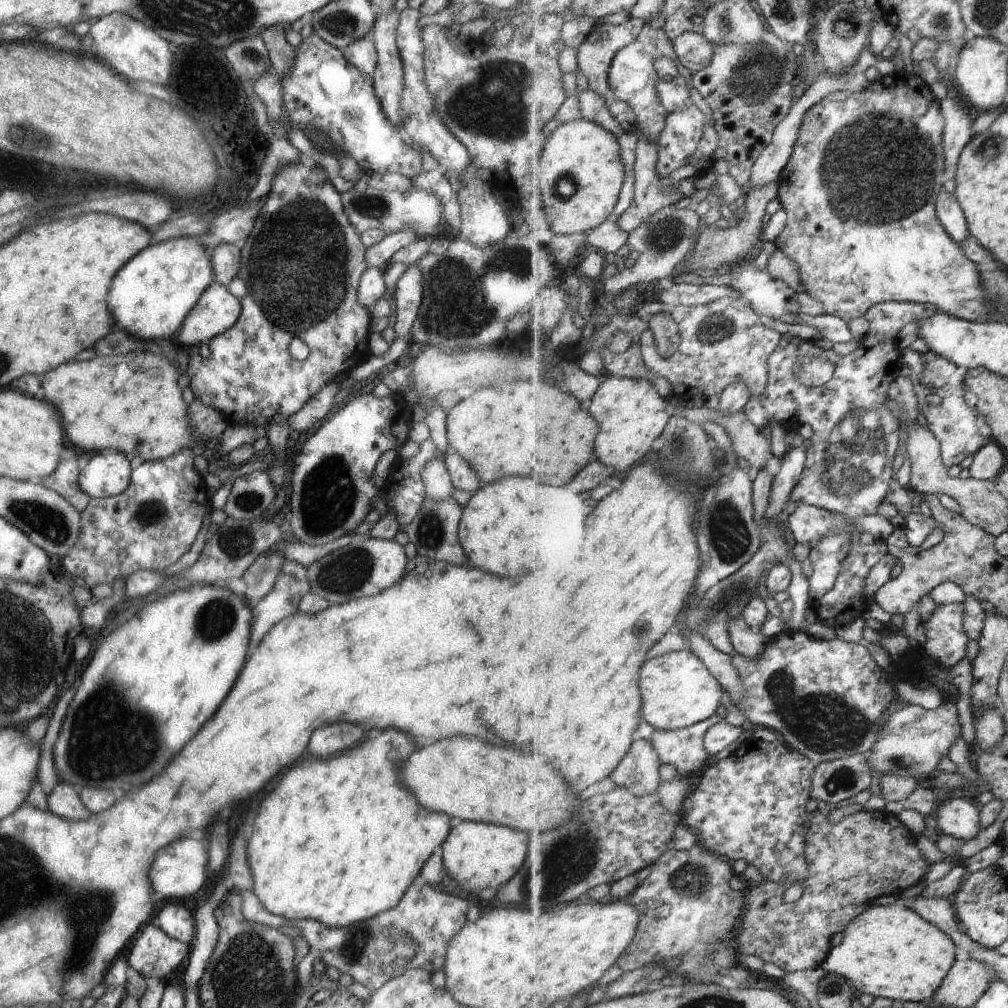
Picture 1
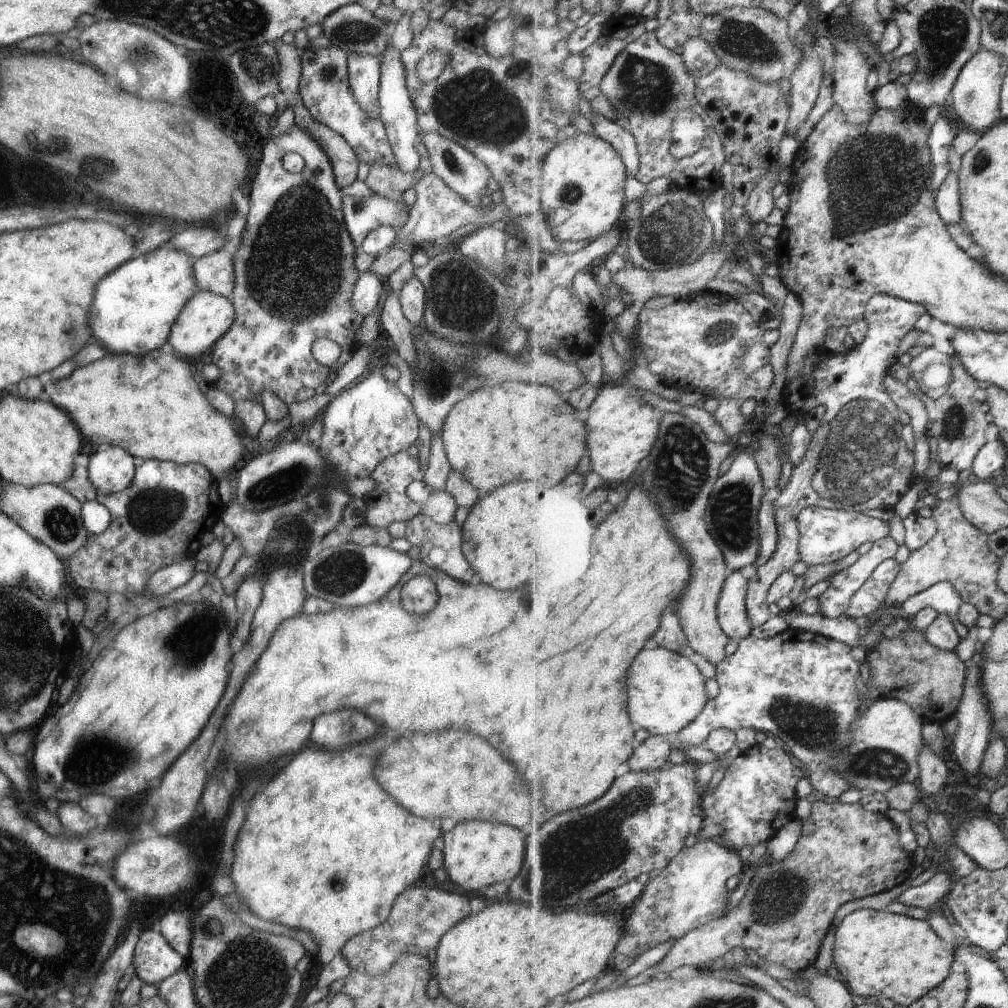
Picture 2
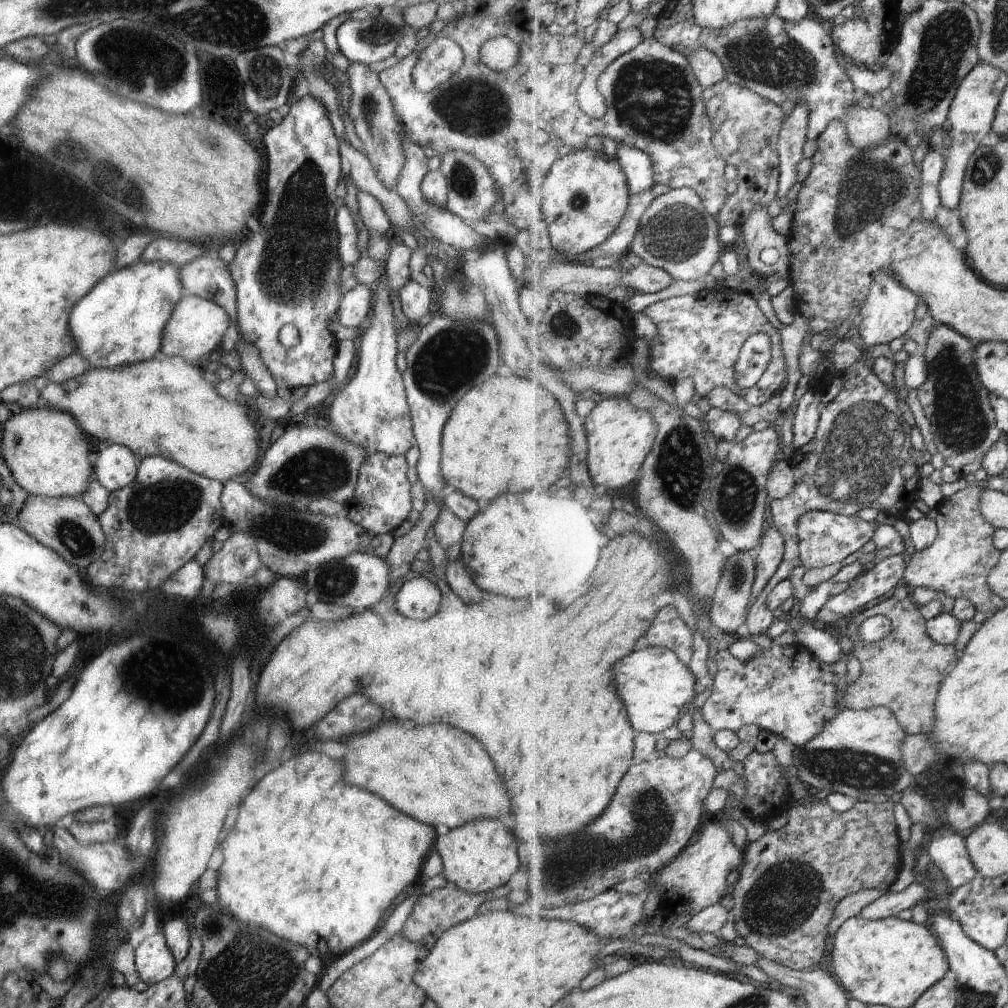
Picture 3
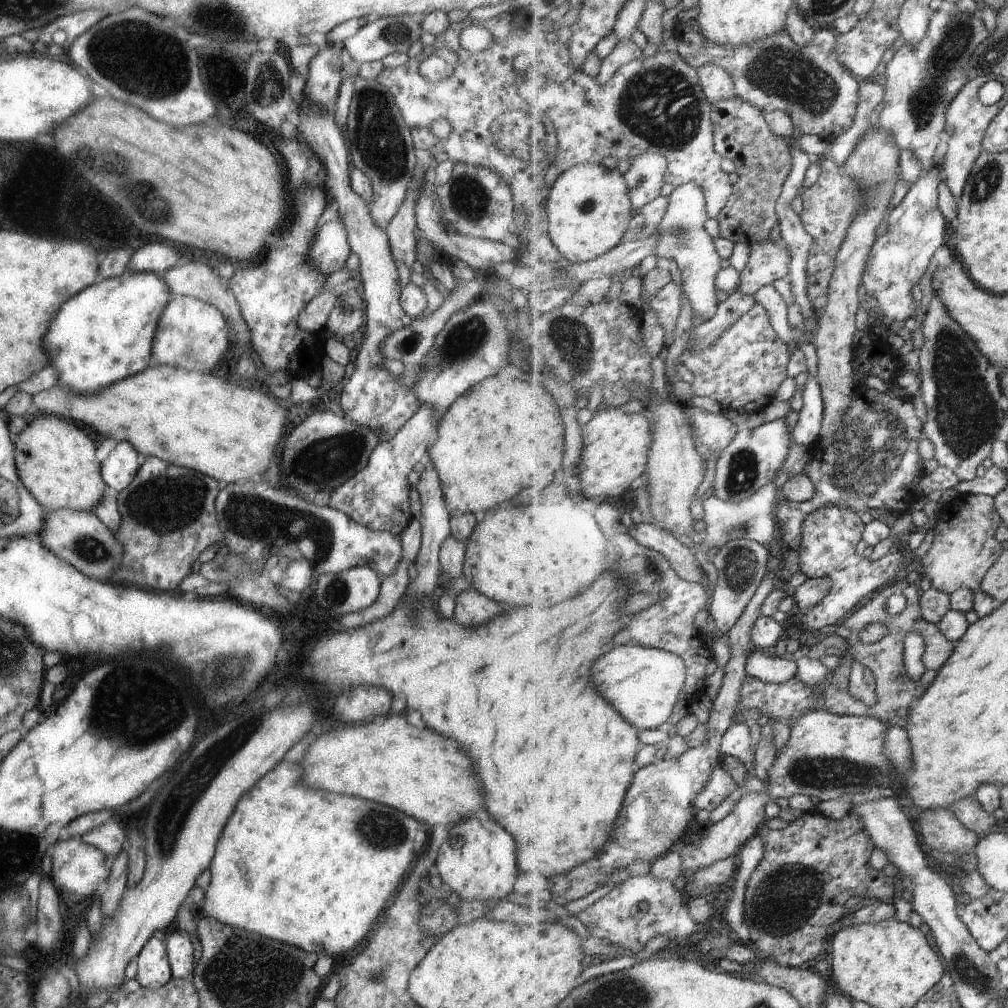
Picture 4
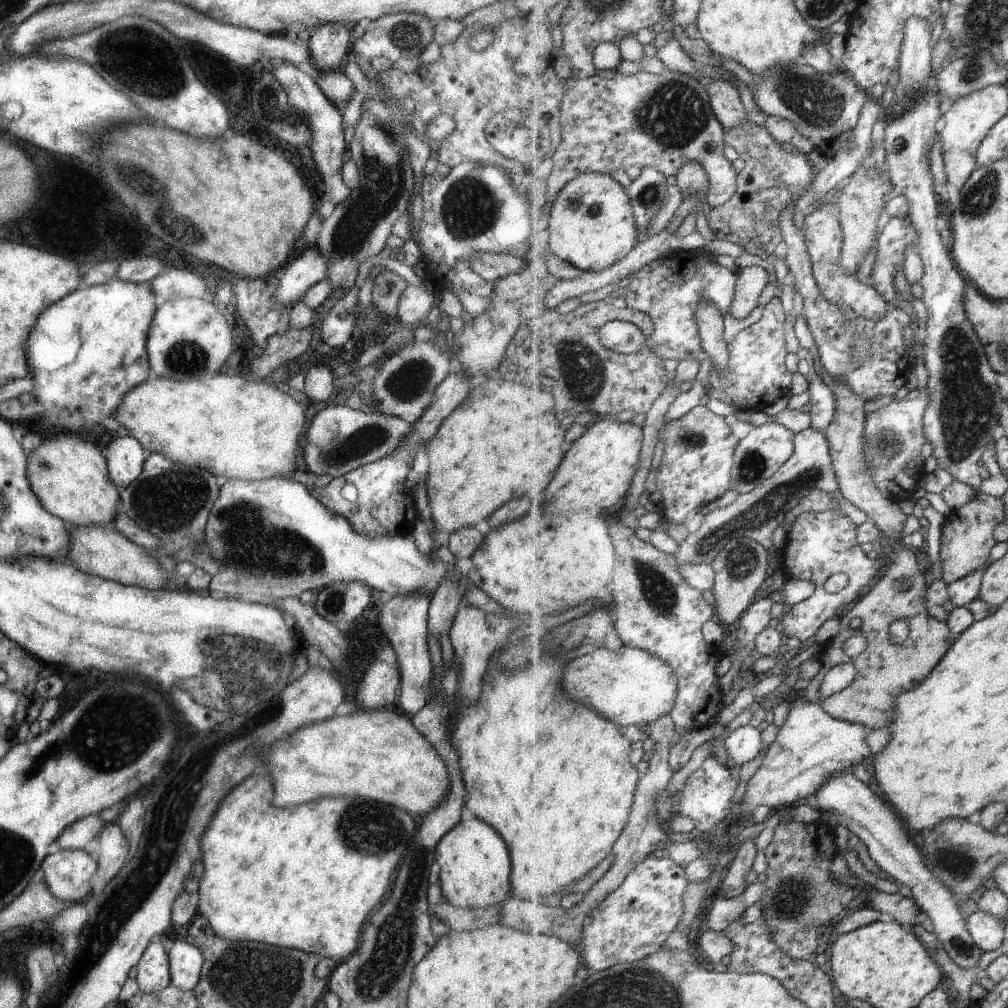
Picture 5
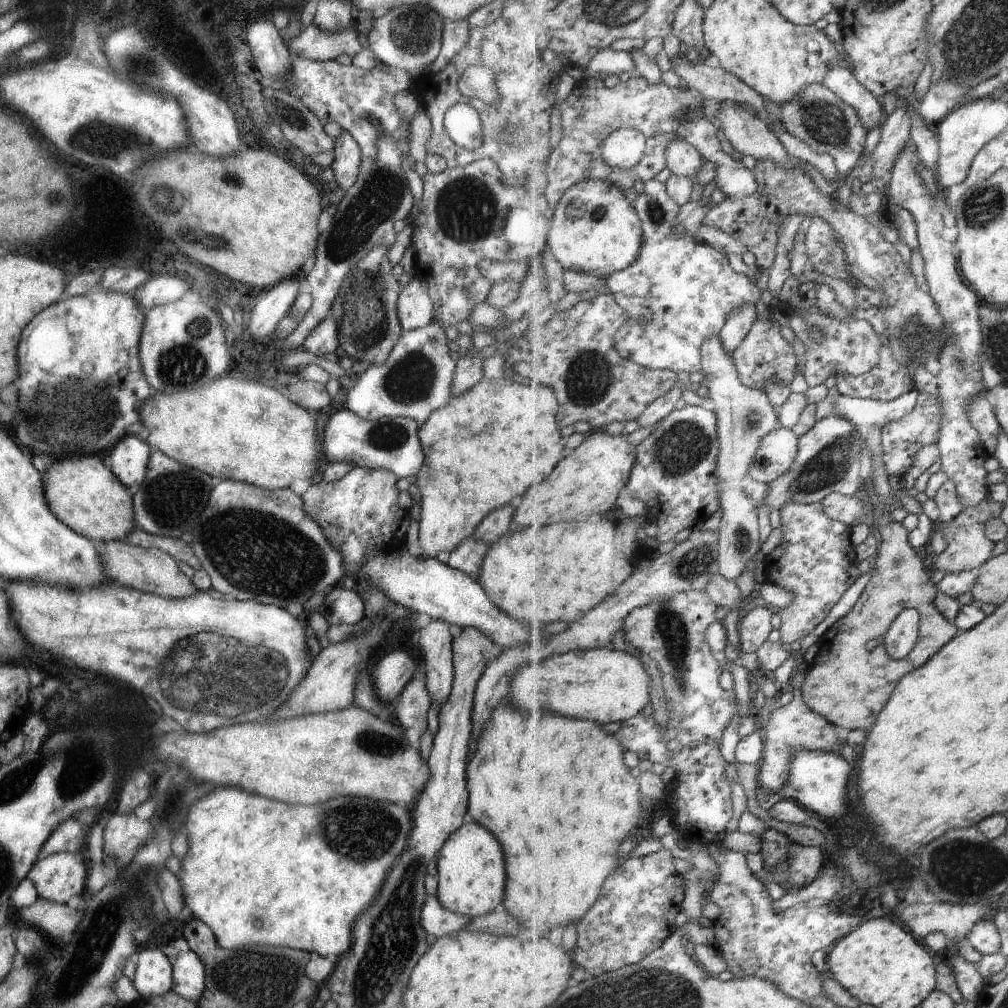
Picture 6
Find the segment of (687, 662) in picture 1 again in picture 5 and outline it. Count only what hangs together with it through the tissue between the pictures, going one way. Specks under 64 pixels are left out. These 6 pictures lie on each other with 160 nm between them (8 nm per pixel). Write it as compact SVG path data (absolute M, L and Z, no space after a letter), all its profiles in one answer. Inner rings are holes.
M624 644L618 650L597 648L585 656L572 657L565 668L565 692L619 728L639 724L648 726L657 718L670 715L676 706L680 688L672 667L647 650Z

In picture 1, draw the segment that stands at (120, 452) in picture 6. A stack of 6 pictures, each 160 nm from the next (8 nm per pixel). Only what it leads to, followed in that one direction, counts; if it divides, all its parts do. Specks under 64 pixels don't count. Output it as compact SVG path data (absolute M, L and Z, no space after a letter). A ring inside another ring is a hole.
M117 451L96 452L78 474L79 488L91 499L119 494L130 481L129 461L129 456Z

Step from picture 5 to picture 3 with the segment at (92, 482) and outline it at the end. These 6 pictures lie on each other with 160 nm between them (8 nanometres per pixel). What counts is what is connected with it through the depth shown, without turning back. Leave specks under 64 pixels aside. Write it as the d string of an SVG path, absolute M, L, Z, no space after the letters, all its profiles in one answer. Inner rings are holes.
M33 407L10 415L1 429L2 458L17 485L28 495L80 497L89 490L89 479L94 472L87 460L89 448L82 429L69 414L49 407Z

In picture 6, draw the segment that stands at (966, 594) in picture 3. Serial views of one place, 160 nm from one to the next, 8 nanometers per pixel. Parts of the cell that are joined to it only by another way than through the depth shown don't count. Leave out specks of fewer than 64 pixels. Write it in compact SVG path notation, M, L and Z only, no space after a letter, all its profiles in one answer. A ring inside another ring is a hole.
M988 497L981 505L967 507L960 516L951 522L943 524L943 532L947 536L949 548L939 556L937 566L945 572L945 575L973 571L983 567L992 557L996 544L993 543L986 534L985 528L993 518L999 518L1003 513L1004 505L996 502L992 497Z

